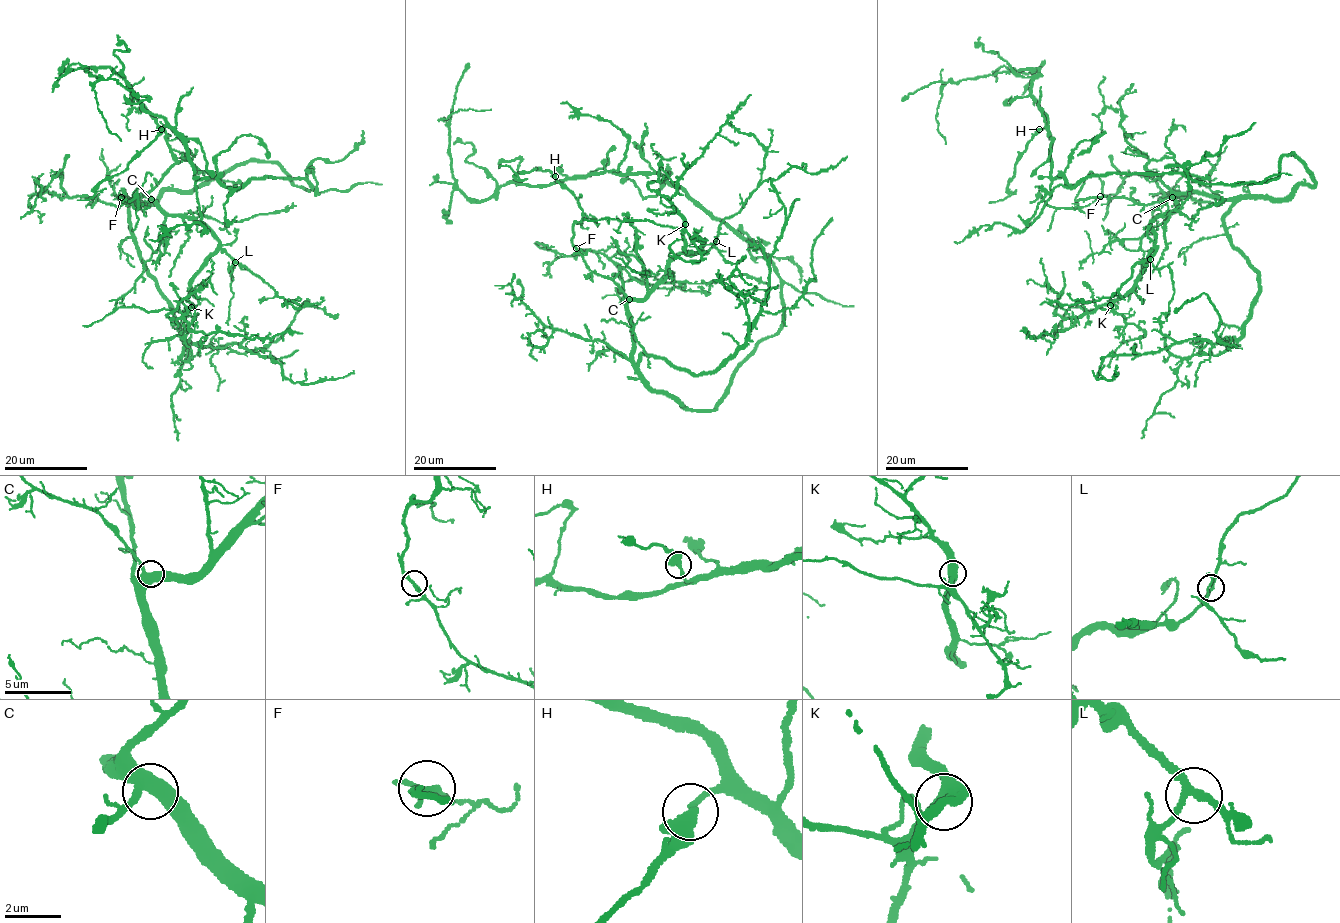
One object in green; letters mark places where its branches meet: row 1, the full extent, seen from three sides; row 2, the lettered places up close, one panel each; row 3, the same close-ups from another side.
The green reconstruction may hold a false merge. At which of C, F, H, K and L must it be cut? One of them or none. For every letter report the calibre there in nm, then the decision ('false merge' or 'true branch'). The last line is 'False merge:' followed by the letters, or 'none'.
C: 440 nm thick; true branch
F: 240 nm thick; true branch
H: 360 nm thick; true branch
K: 420 nm thick; true branch
L: 220 nm thick; true branch
False merge: none

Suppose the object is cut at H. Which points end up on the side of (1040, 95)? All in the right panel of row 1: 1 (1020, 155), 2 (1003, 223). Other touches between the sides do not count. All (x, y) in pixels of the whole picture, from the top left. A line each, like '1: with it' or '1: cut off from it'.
1: cut off from it
2: with it

